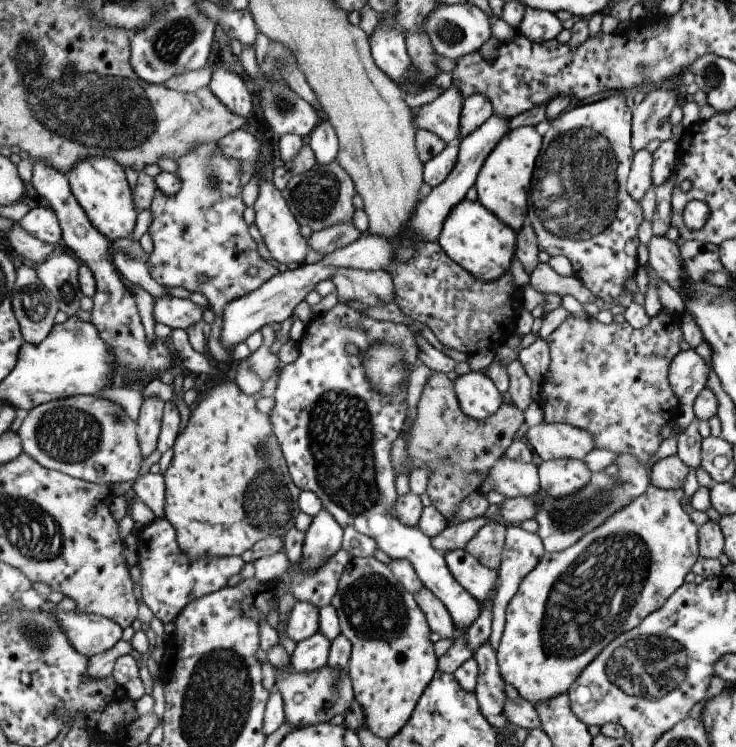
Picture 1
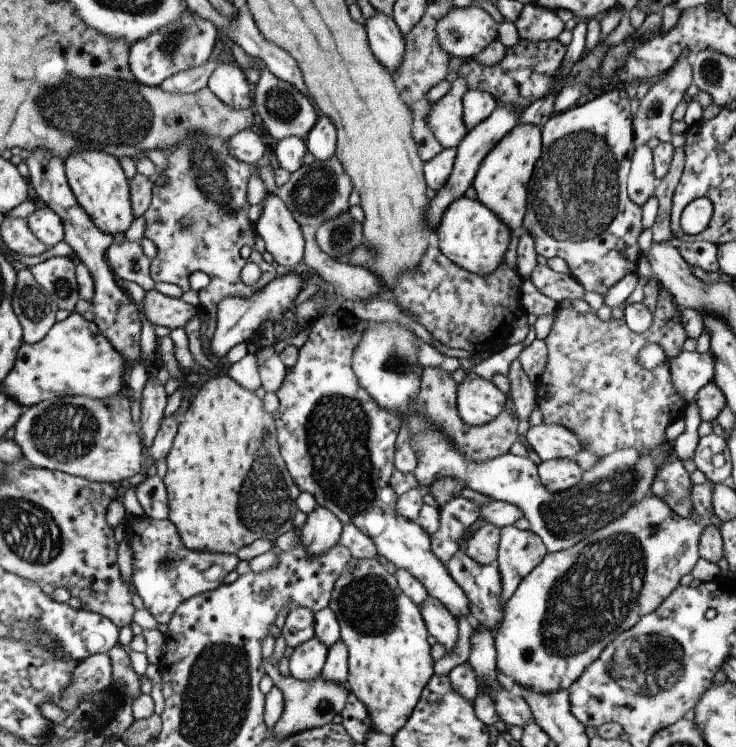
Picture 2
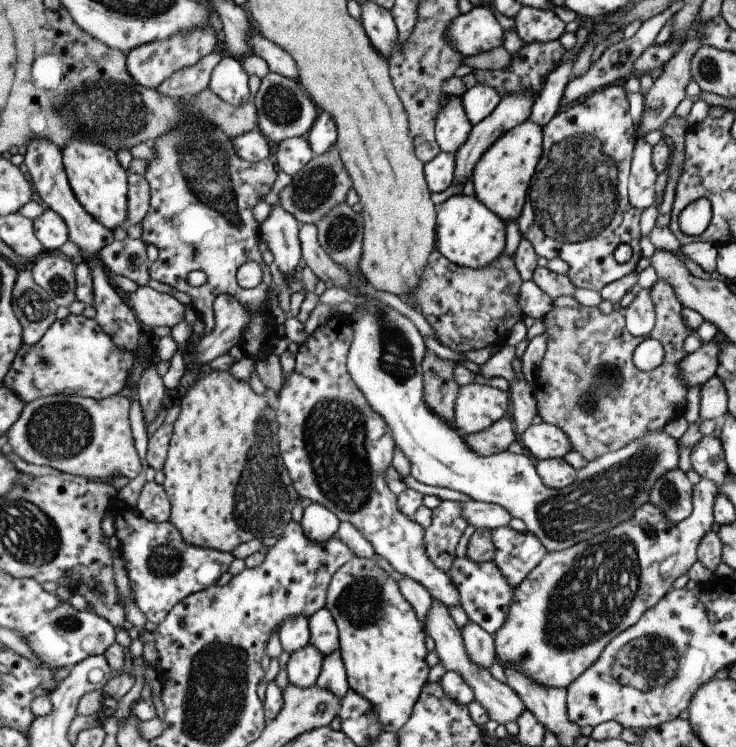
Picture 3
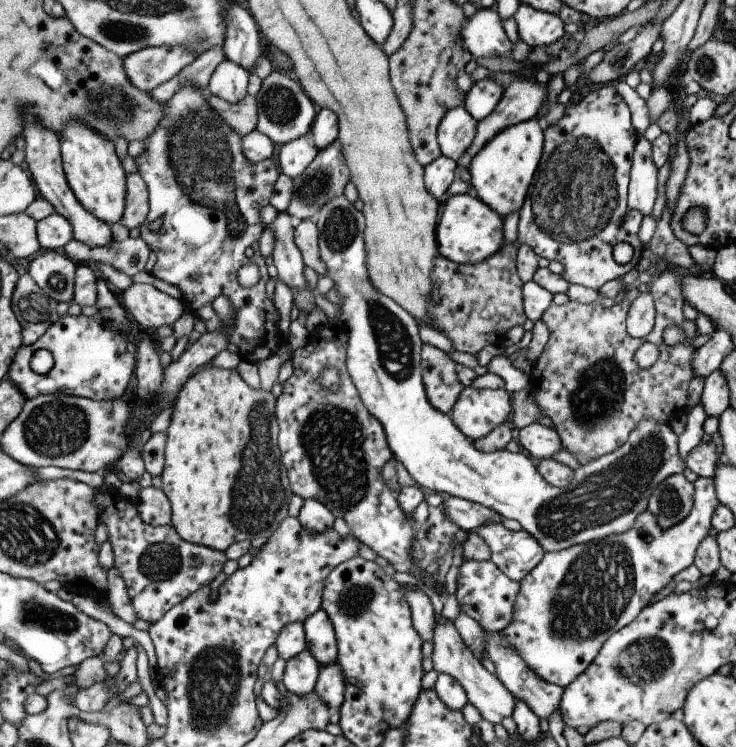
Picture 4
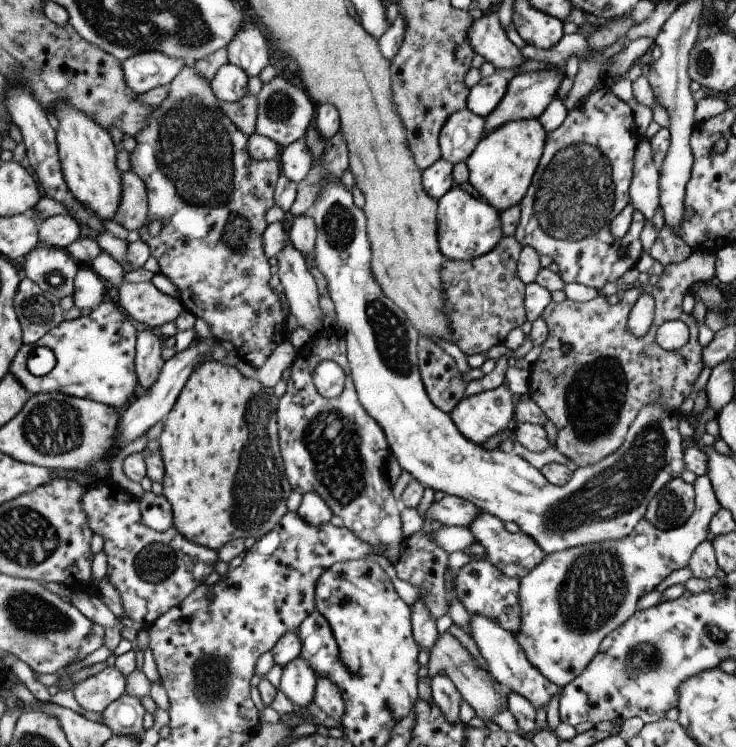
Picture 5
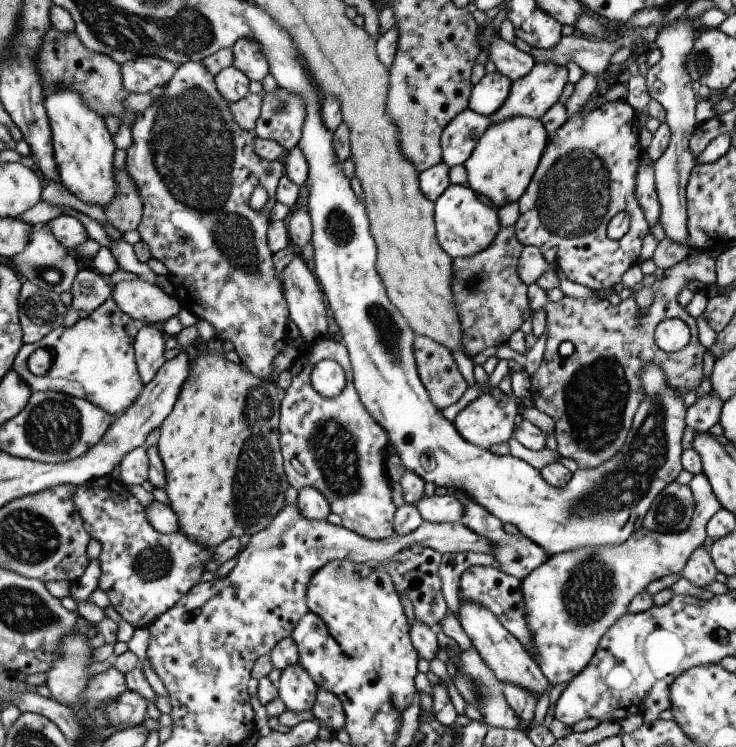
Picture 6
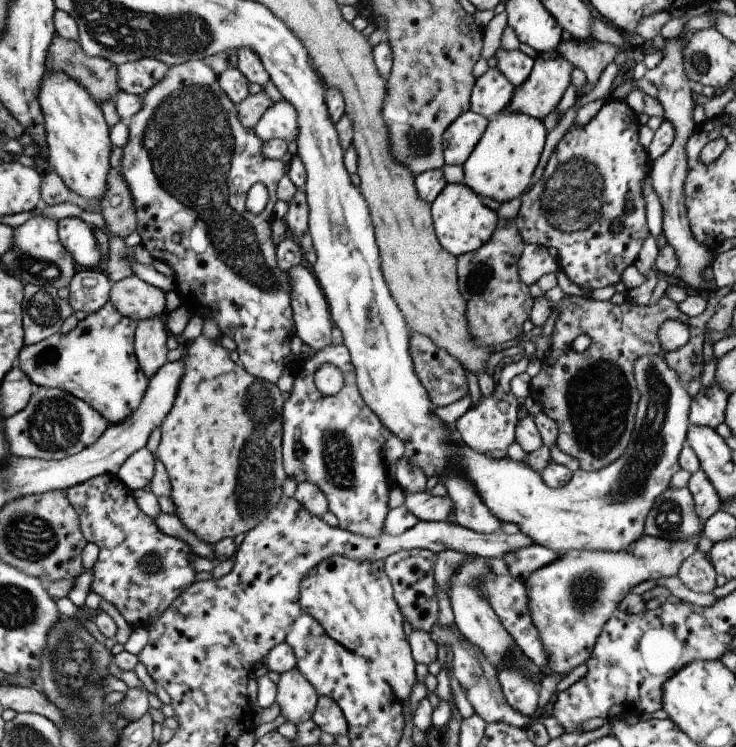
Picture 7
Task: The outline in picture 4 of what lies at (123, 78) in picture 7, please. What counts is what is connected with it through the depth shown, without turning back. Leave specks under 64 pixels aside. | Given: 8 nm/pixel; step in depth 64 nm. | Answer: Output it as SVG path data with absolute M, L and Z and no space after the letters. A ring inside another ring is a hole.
M184 45L177 47L146 47L124 58L128 80L142 92L149 93L169 81L183 68L196 60L197 54Z

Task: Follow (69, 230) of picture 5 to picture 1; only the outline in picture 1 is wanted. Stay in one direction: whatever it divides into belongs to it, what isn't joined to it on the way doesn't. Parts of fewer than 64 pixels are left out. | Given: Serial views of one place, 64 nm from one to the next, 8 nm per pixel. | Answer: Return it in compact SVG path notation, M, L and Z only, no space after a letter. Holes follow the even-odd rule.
M34 207L19 221L19 225L32 236L45 243L62 244L63 236L54 210L48 207Z

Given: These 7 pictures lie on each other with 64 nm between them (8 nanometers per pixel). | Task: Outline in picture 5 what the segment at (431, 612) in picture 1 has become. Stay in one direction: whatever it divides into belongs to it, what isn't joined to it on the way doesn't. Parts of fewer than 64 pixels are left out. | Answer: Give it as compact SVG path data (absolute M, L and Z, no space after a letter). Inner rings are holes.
M448 630L438 635L434 646L431 648L427 665L429 677L433 678L438 673L449 676L459 688L463 700L466 700L476 711L477 716L483 720L492 721L498 713L509 708L507 690L504 686L494 679L487 670L479 667L472 654Z

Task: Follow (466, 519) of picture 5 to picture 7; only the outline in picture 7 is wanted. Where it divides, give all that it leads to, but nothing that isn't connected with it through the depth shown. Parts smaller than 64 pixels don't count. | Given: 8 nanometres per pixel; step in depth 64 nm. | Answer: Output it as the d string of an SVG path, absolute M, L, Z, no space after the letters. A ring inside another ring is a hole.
M429 492L405 495L406 505L420 521L450 521L454 520L455 504L447 495L435 497Z

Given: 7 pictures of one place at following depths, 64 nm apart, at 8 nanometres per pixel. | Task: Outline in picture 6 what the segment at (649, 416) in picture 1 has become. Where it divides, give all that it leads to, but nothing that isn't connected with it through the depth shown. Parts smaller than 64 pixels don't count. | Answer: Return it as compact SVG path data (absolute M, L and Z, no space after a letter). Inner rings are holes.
M692 249L684 260L667 268L662 278L656 279L651 286L655 296L643 319L639 318L639 308L634 290L626 292L618 305L612 305L606 297L573 299L565 296L557 302L548 301L543 306L547 316L546 347L540 367L531 376L531 379L532 384L540 386L540 382L542 382L540 376L546 376L544 384L548 384L548 386L542 386L540 390L536 390L534 396L531 396L531 400L538 410L554 419L554 431L557 438L556 450L562 457L572 458L580 469L594 468L610 459L622 448L632 426L635 412L645 397L641 381L645 364L655 362L663 370L668 386L673 387L682 398L690 390L695 390L700 386L700 382L703 380L702 366L706 348L698 341L696 318L688 314L677 298L680 291L684 290L690 282L700 282L706 286L717 282L716 259L716 253ZM673 317L678 317L689 326L691 339L682 350L667 353L660 350L655 343L655 330L659 322ZM567 340L574 344L575 349L572 355L565 357L558 353L558 347Z

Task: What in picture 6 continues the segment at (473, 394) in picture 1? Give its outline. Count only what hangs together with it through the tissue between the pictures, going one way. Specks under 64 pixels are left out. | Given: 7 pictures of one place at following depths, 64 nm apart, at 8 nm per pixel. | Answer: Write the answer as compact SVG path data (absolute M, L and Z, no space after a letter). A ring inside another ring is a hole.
M514 358L509 373L503 378L499 385L492 389L484 389L481 395L462 408L459 415L455 417L453 422L464 440L467 440L474 446L489 449L492 448L494 444L506 442L513 436L520 415L518 414L518 405L516 405L518 402L516 402L516 397L510 384L510 375L511 372L515 371L515 368L519 366L520 369L524 369L523 360Z

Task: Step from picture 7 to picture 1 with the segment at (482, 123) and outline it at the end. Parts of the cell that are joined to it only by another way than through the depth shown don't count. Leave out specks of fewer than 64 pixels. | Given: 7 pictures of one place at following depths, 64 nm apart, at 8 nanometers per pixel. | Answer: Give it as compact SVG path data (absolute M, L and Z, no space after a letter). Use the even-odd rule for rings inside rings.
M452 85L432 102L419 106L413 114L414 128L433 132L448 145L457 143L462 98L461 92Z

